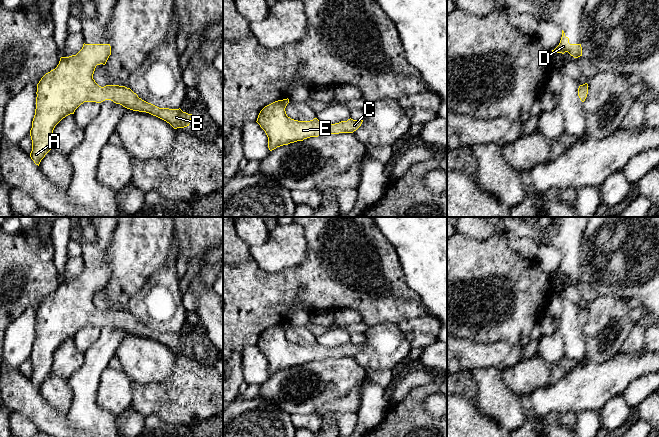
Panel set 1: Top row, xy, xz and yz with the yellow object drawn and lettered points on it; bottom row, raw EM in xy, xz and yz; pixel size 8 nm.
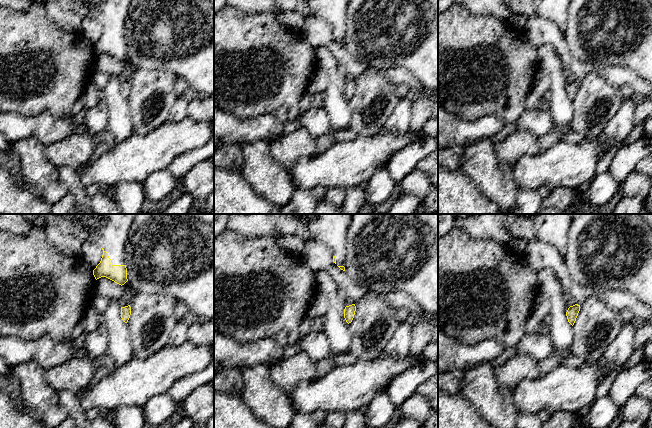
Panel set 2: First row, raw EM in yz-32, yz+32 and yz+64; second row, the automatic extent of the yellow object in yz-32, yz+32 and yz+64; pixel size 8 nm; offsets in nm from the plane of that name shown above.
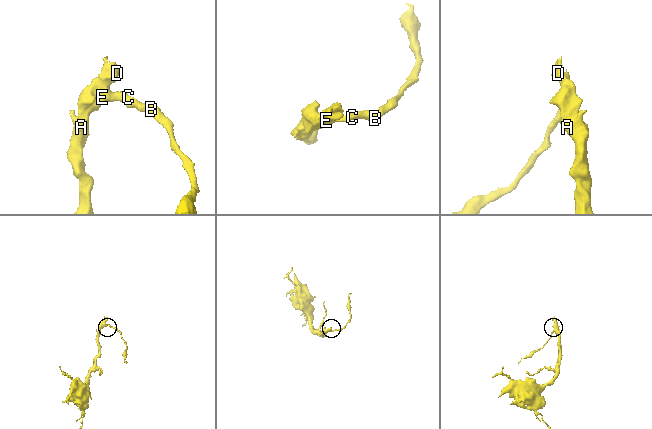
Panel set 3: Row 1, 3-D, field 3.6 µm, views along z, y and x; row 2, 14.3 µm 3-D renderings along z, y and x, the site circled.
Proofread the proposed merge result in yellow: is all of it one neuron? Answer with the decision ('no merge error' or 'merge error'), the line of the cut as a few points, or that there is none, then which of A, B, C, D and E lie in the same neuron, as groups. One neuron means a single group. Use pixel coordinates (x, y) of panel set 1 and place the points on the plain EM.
no merge error; no cut; A B C D E

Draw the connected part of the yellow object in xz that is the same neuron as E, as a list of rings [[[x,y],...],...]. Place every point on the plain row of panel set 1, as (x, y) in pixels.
[[[288,322],[275,325],[265,330],[258,339],[256,346],[268,361],[270,375],[310,361],[325,358],[353,357],[363,346],[363,344],[353,344],[351,342],[335,348],[327,348],[317,342],[310,345],[294,344],[286,338],[285,332],[288,327]]]

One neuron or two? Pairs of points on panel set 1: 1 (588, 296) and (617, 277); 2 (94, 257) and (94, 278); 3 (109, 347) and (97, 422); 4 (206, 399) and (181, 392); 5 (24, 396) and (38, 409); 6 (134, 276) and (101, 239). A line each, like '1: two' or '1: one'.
1: two
2: one
3: one
4: one
5: one
6: two

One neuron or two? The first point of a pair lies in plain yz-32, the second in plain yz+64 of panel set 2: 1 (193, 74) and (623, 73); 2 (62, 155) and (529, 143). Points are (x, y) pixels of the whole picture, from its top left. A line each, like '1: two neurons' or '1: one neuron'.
1: two neurons
2: one neuron

